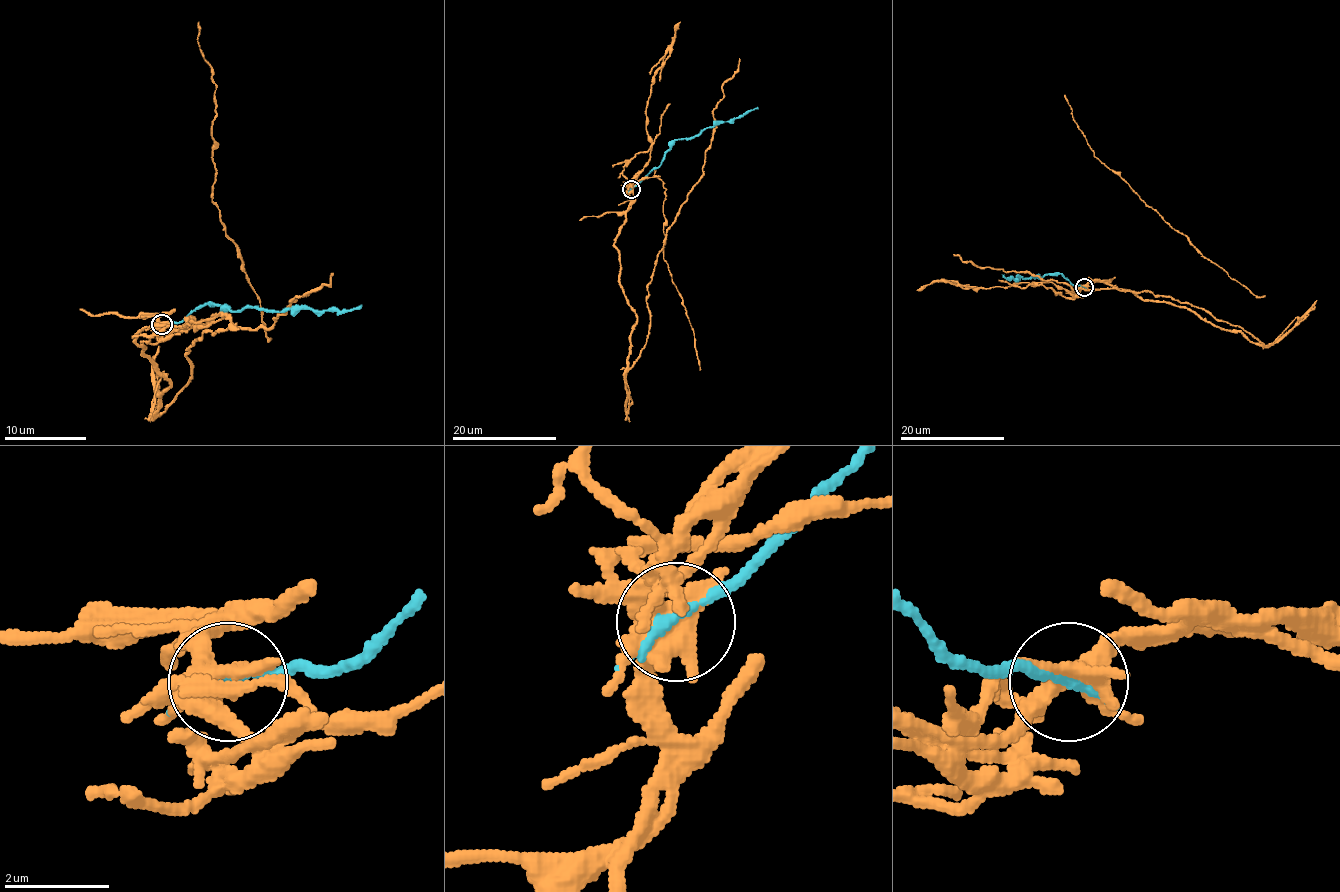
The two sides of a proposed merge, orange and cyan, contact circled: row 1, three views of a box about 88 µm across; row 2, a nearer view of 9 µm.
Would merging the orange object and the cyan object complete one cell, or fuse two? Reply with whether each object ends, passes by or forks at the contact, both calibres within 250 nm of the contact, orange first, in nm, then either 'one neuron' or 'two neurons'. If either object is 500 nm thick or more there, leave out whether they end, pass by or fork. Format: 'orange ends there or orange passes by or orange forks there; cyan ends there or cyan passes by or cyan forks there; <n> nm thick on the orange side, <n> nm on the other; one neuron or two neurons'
orange forks there; cyan passes by; 440 nm thick on the orange side, 160 nm on the other; two neurons

